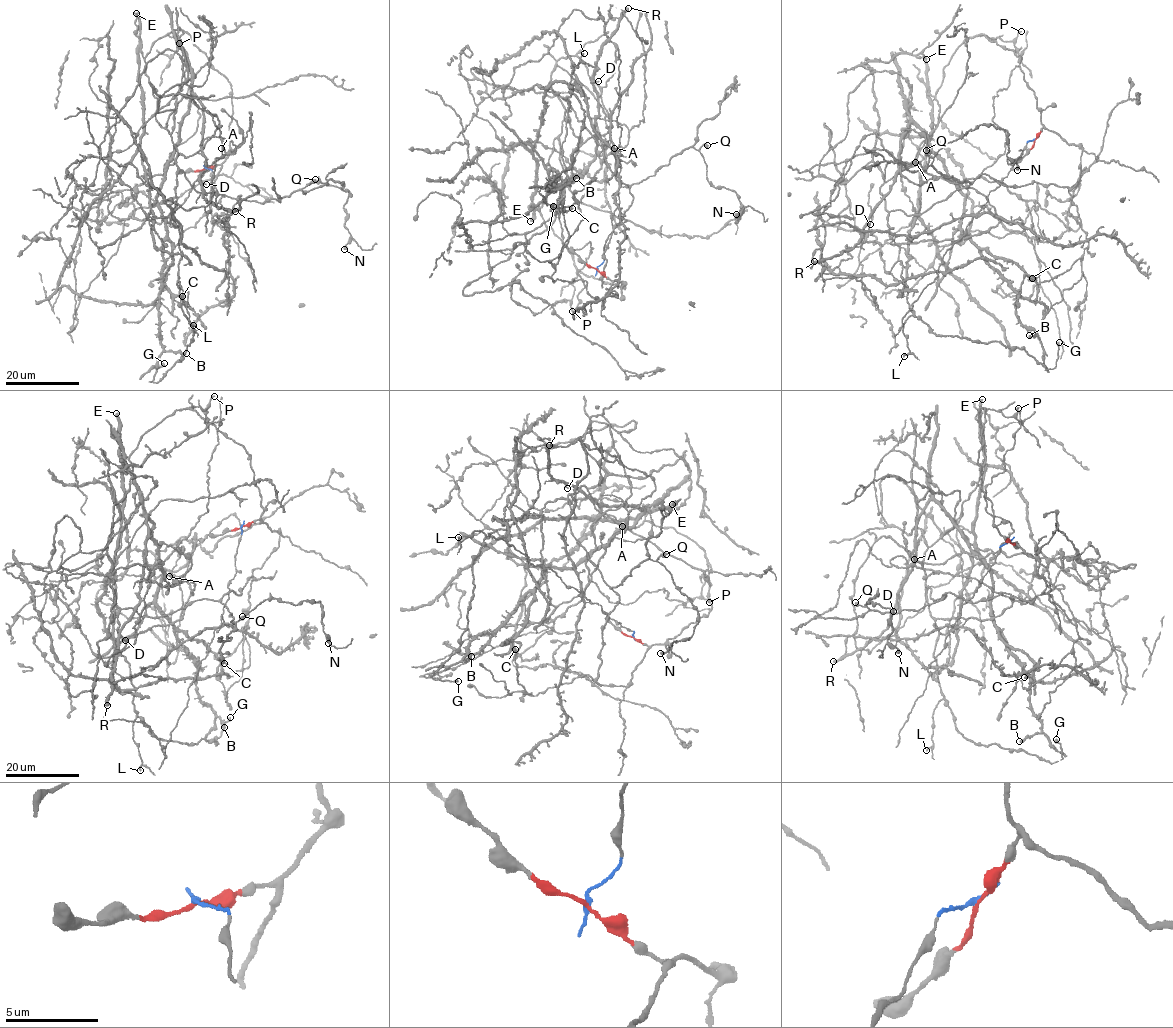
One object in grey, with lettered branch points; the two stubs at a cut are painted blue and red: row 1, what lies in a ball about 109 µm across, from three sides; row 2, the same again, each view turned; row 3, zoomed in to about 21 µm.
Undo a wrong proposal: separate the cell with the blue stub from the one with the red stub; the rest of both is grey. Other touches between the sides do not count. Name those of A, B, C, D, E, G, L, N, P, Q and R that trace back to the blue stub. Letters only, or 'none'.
none

